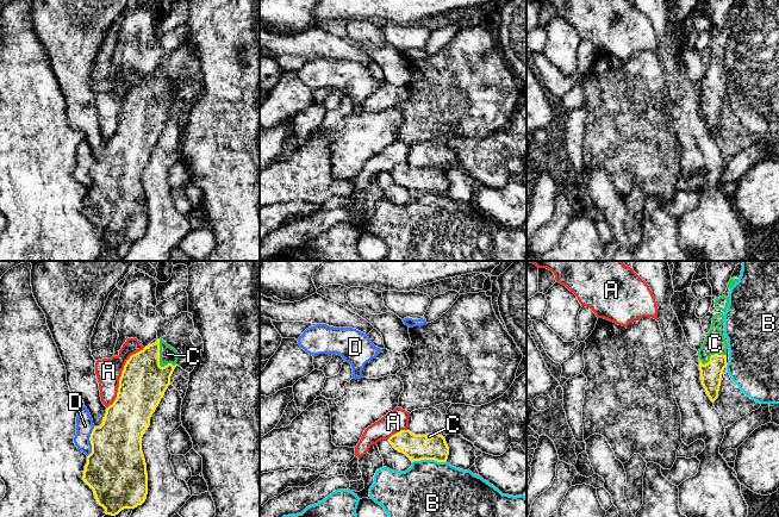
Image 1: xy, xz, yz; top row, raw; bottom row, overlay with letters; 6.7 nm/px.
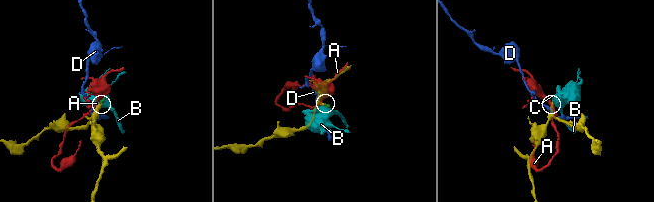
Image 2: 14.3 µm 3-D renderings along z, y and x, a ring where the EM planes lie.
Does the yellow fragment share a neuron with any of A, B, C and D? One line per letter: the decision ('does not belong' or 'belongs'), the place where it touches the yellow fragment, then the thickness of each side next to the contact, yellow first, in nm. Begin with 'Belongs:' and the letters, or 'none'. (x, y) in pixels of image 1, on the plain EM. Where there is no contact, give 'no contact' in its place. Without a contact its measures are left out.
Belongs: C
A: does not belong | xy (122, 108) | 320/180 nm
B: does not belong | xz (429, 192) | 180/480 nm
C: belongs | xy (159, 93) | 320/110 nm
D: does not belong | xy (91, 175) | 420/120 nm

